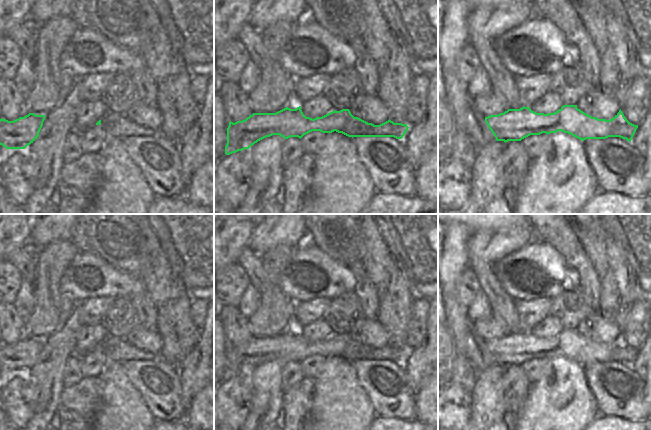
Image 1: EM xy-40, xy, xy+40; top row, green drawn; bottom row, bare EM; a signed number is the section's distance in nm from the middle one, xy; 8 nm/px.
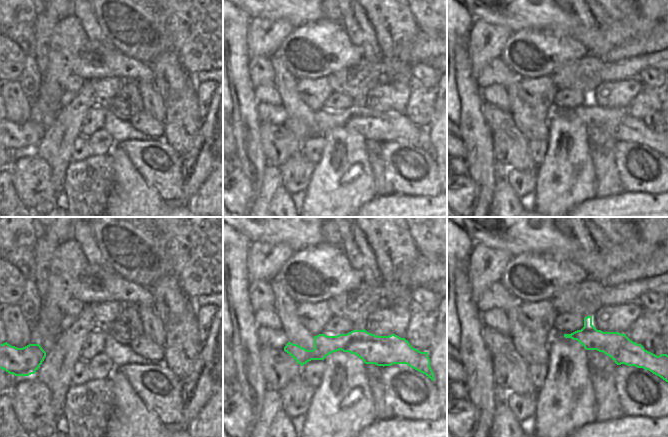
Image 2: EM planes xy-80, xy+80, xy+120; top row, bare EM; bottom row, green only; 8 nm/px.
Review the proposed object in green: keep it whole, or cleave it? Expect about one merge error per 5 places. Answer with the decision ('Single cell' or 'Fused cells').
Single cell

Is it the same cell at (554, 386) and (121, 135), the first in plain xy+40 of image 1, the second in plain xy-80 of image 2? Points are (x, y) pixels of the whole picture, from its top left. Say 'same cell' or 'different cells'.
different cells

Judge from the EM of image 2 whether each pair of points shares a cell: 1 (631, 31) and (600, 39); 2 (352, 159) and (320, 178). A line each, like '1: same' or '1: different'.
1: same
2: same

